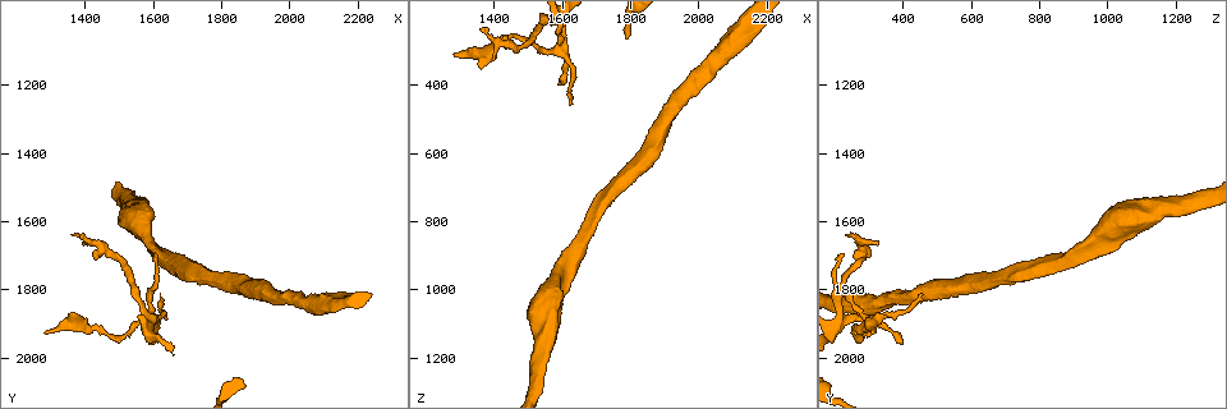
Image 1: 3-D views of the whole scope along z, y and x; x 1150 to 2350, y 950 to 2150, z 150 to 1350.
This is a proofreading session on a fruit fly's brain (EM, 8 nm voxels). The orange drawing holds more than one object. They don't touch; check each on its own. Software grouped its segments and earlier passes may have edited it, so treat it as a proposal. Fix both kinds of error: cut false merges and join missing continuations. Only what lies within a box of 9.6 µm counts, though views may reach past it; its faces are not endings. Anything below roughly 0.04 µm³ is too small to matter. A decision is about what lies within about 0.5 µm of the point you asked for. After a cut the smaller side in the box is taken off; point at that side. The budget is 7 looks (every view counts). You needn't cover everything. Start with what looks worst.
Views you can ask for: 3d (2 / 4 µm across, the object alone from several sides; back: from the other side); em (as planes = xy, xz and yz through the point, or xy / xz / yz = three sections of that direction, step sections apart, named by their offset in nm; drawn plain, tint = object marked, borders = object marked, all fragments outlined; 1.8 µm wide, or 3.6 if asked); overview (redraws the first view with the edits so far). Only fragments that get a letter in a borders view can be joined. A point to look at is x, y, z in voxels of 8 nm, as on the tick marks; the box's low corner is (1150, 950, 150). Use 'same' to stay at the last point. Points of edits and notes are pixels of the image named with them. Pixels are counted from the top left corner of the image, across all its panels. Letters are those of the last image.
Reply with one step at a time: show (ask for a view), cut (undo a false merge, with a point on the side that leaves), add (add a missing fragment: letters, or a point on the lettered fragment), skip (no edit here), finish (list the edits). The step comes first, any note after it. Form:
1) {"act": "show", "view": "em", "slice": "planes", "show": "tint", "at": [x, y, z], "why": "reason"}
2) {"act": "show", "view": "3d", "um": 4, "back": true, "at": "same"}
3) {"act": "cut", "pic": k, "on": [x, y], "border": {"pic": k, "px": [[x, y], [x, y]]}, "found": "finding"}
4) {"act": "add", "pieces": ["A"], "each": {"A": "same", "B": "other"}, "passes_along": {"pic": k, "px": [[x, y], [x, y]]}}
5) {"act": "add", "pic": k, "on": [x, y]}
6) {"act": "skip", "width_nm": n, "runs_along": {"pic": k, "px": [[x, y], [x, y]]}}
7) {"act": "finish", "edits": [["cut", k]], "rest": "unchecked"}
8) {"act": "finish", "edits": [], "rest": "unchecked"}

{"act": "show", "view": "em", "slice": "yz", "step": 16, "show": "tint", "at": [1290, 1930, 310], "why": "end of a long branch"}

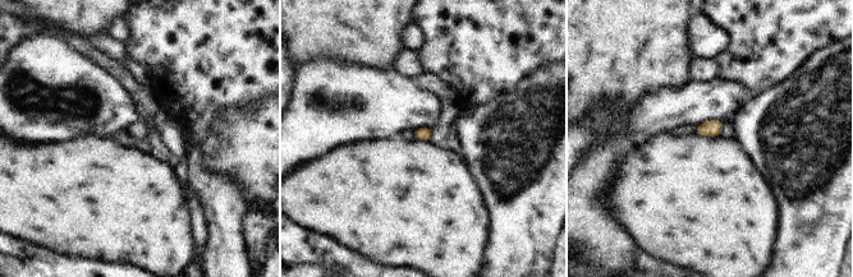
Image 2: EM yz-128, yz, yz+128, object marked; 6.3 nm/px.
{"act": "show", "view": "em", "slice": "yz", "step": 16, "show": "borders", "at": "same"}

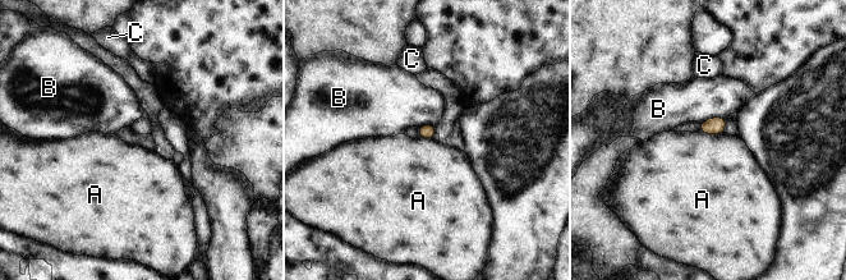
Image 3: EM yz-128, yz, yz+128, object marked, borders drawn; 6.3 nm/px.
{"act": "skip", "each": {"A": "other", "B": "other", "C": "other"}, "found": "none of them fits"}

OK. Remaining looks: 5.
{"act": "show", "view": "3d", "um": 4, "at": [1620, 1820, 450]}

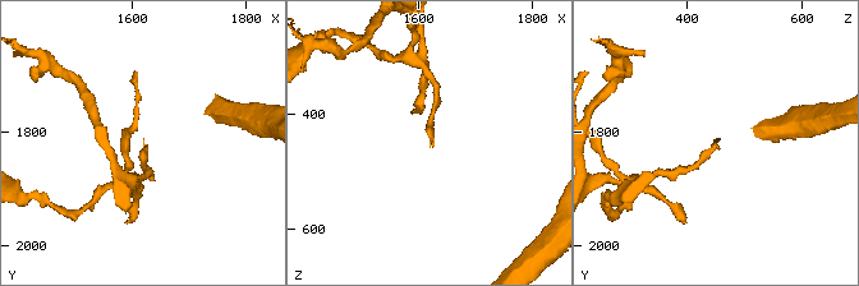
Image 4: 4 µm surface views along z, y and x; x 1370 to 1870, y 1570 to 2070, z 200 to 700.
{"act": "show", "view": "em", "slice": "yz", "step": 8, "show": "borders", "at": [1620, 1820, 455], "why": "need the tissue"}

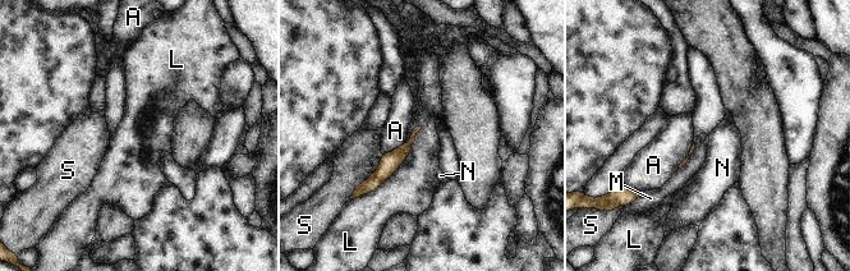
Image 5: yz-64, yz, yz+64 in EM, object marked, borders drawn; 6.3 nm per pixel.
{"act": "show", "view": "em", "slice": "planes", "show": "borders", "at": "same"}

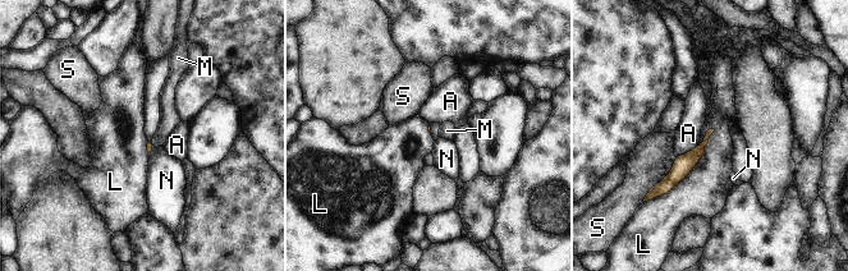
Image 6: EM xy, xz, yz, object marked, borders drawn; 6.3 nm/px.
{"act": "skip", "each": {"A": "other", "L": "other", "M": "other", "N": "other", "S": "other"}, "runs_along": {"pic": 6, "px": [[701, 147], [661, 191]]}, "found": "none of them fits"}

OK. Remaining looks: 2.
{"act": "show", "view": "em", "slice": "planes", "show": "borders", "at": [1360, 1640, 240]}

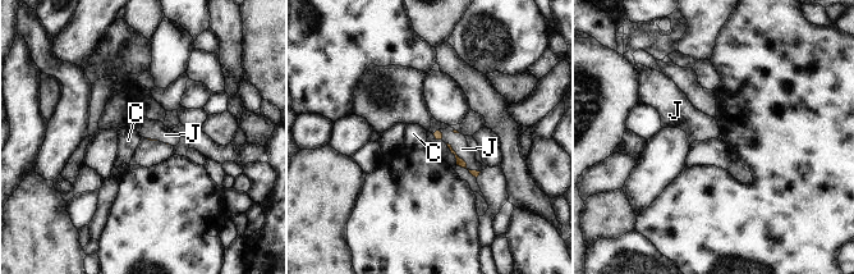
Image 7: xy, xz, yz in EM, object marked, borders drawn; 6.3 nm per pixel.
{"act": "add", "pieces": ["J"], "longest_contact_nm": ["J", 280], "each": {"C": "other", "J": "same"}, "passes_along": {"pic": 7, "px": [[459, 161], [464, 161], [458, 141]]}, "found": "it goes on there"}

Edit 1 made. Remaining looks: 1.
{"act": "finish", "edits": [["add", 7]], "rest": "unchecked"}

